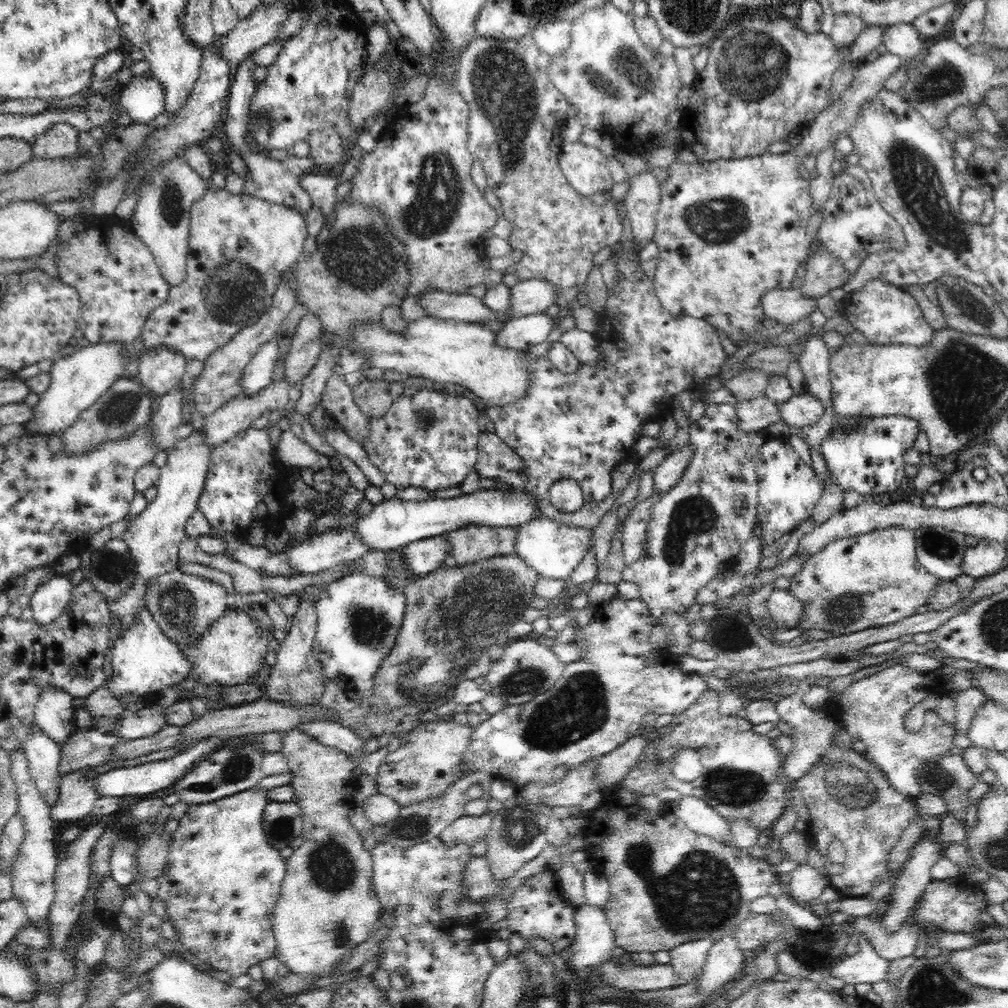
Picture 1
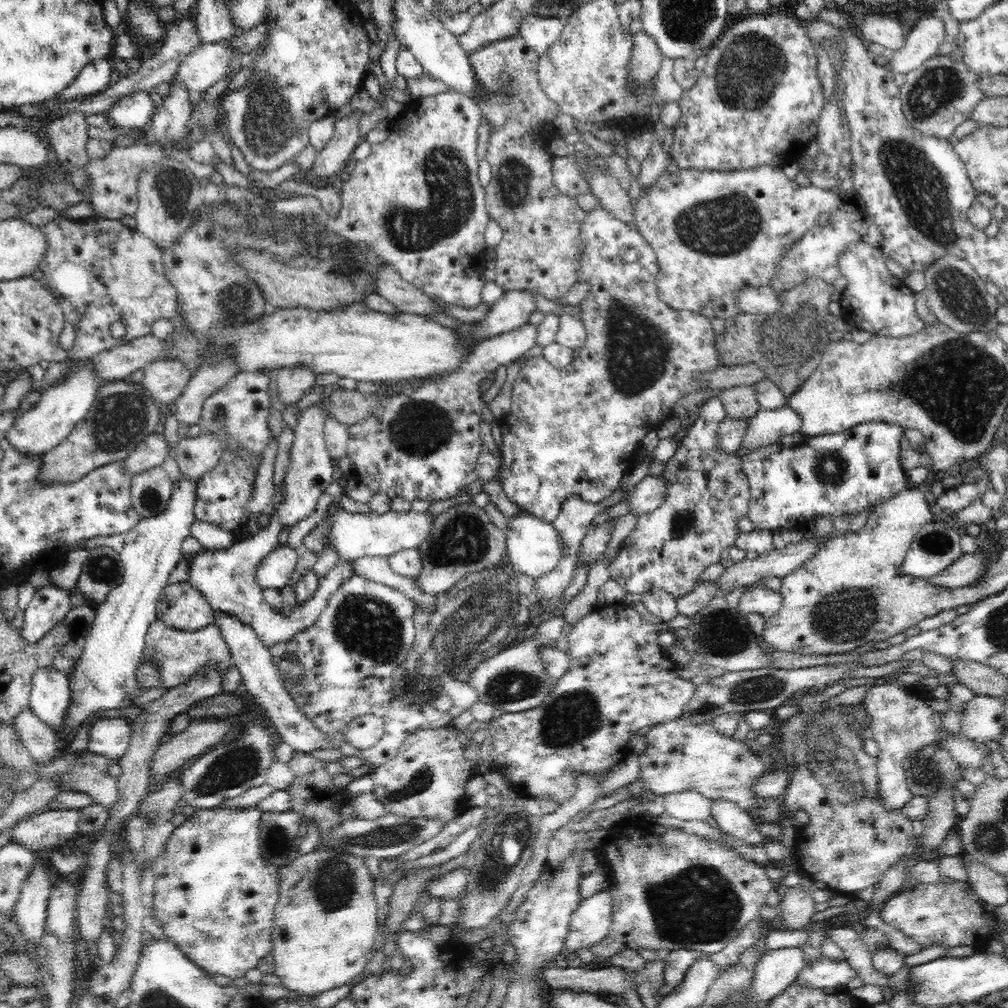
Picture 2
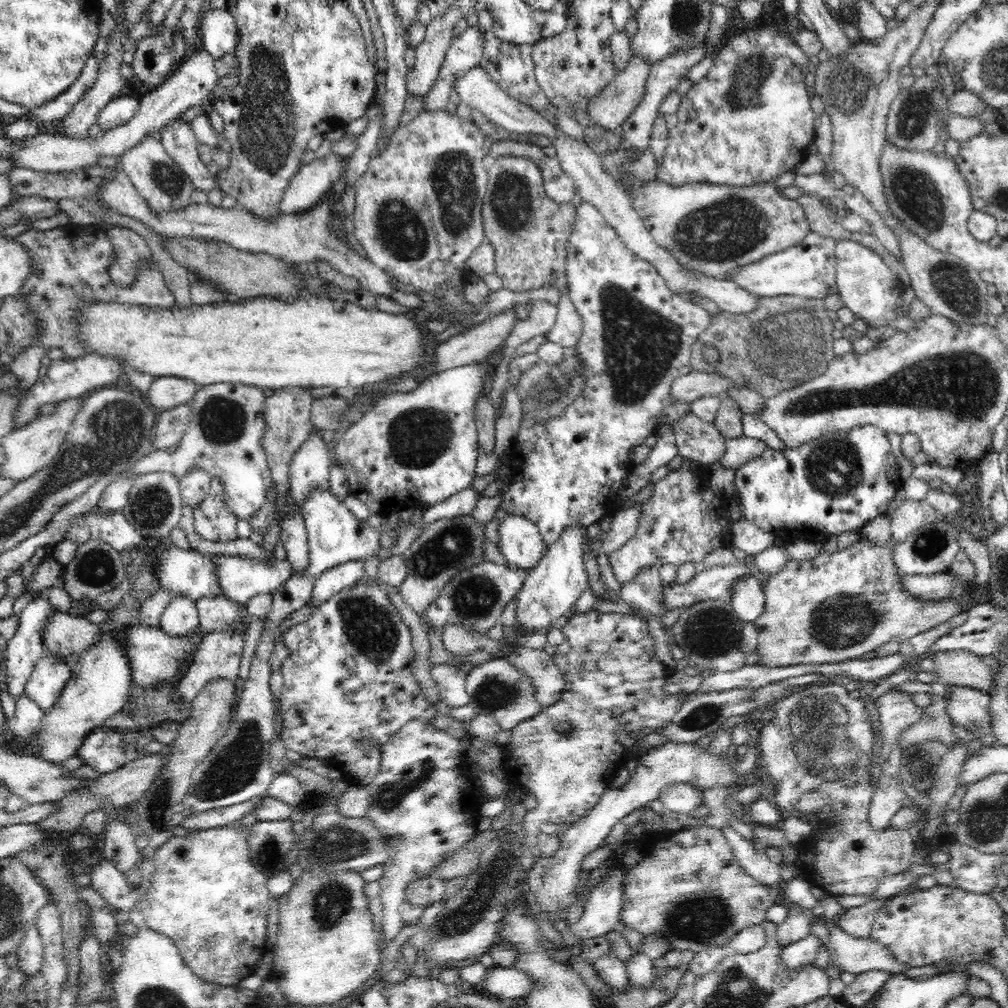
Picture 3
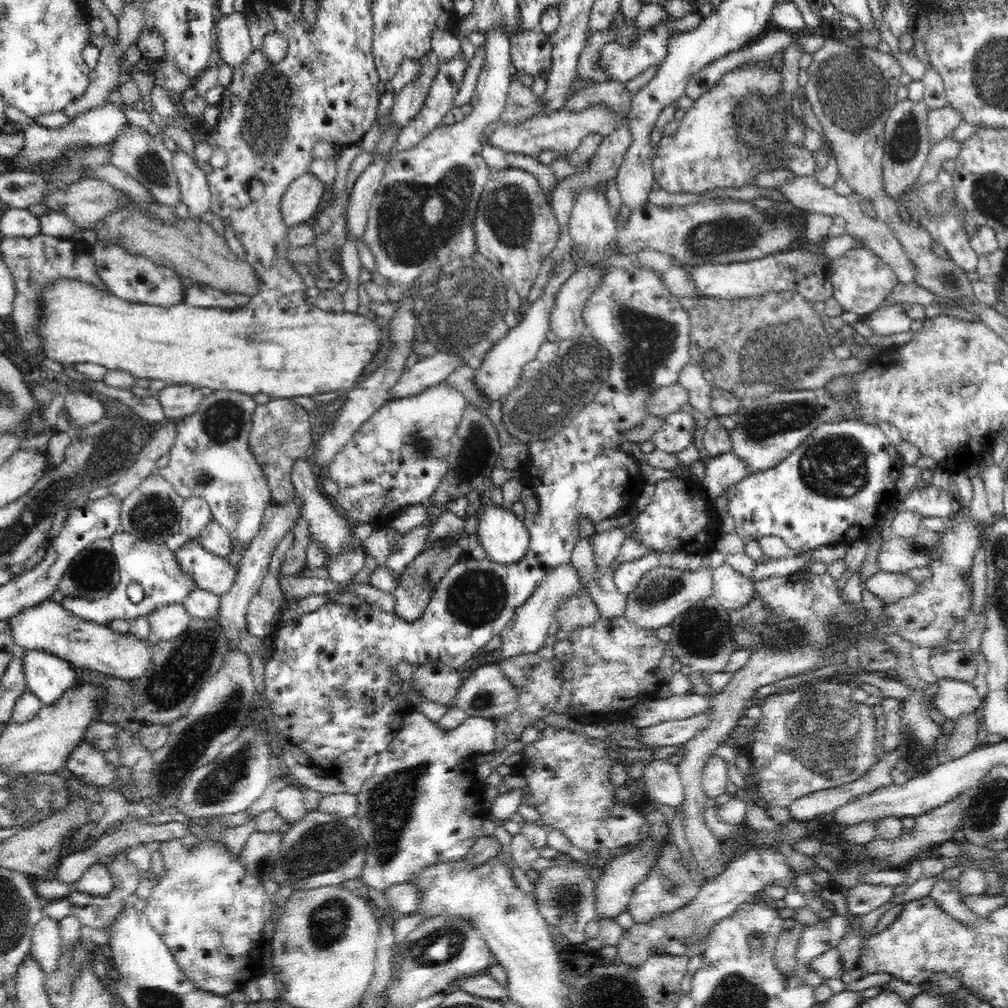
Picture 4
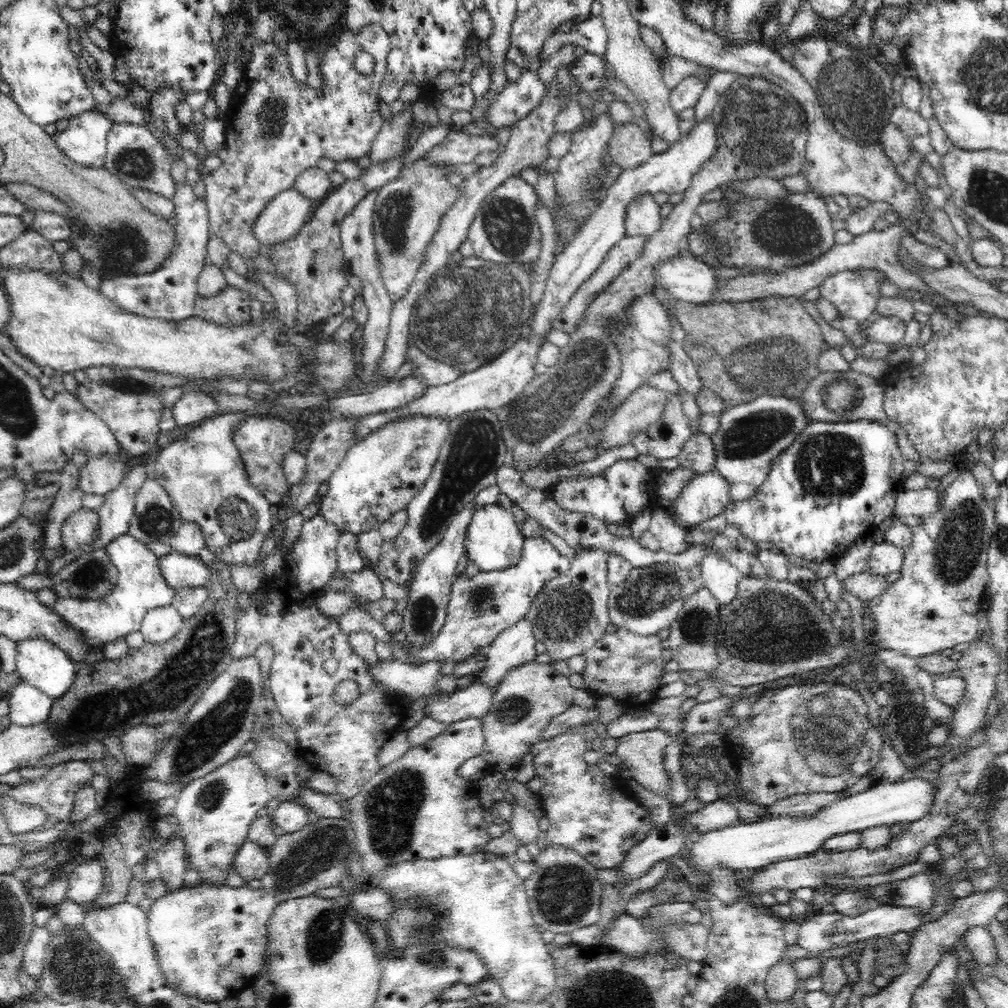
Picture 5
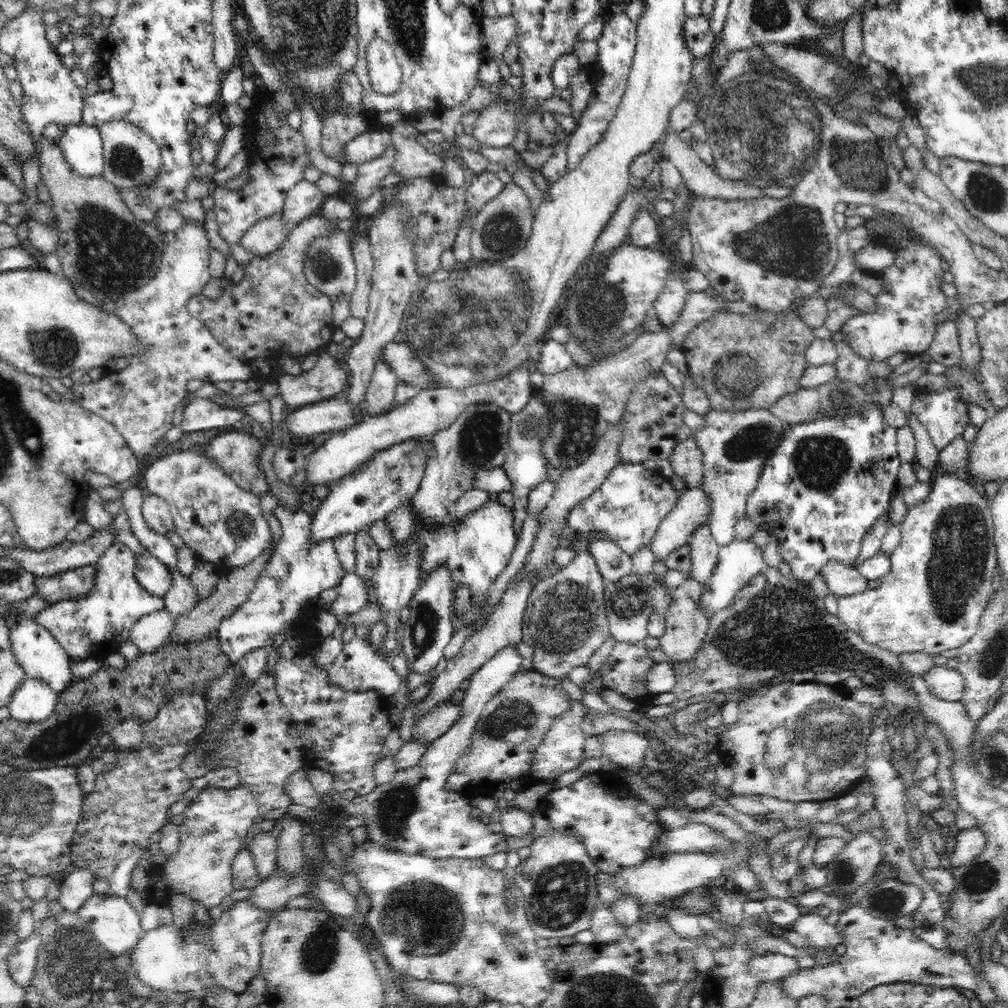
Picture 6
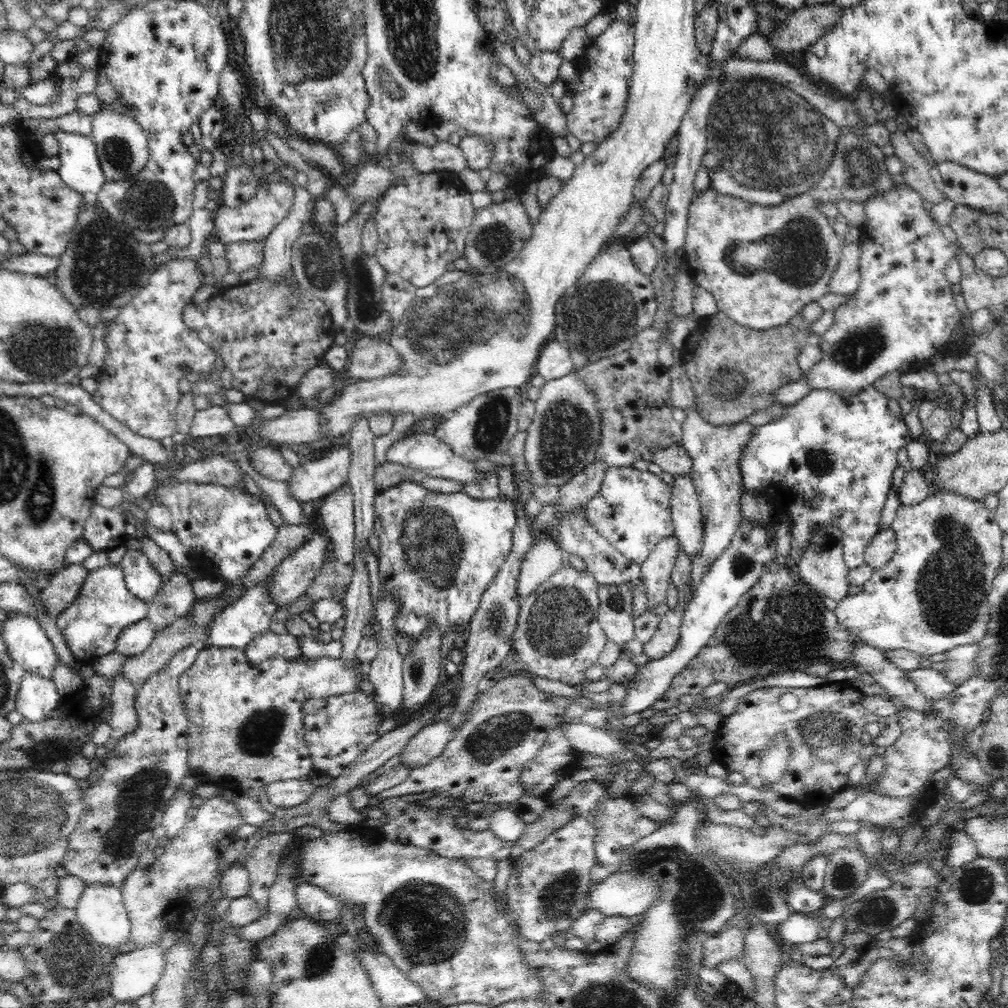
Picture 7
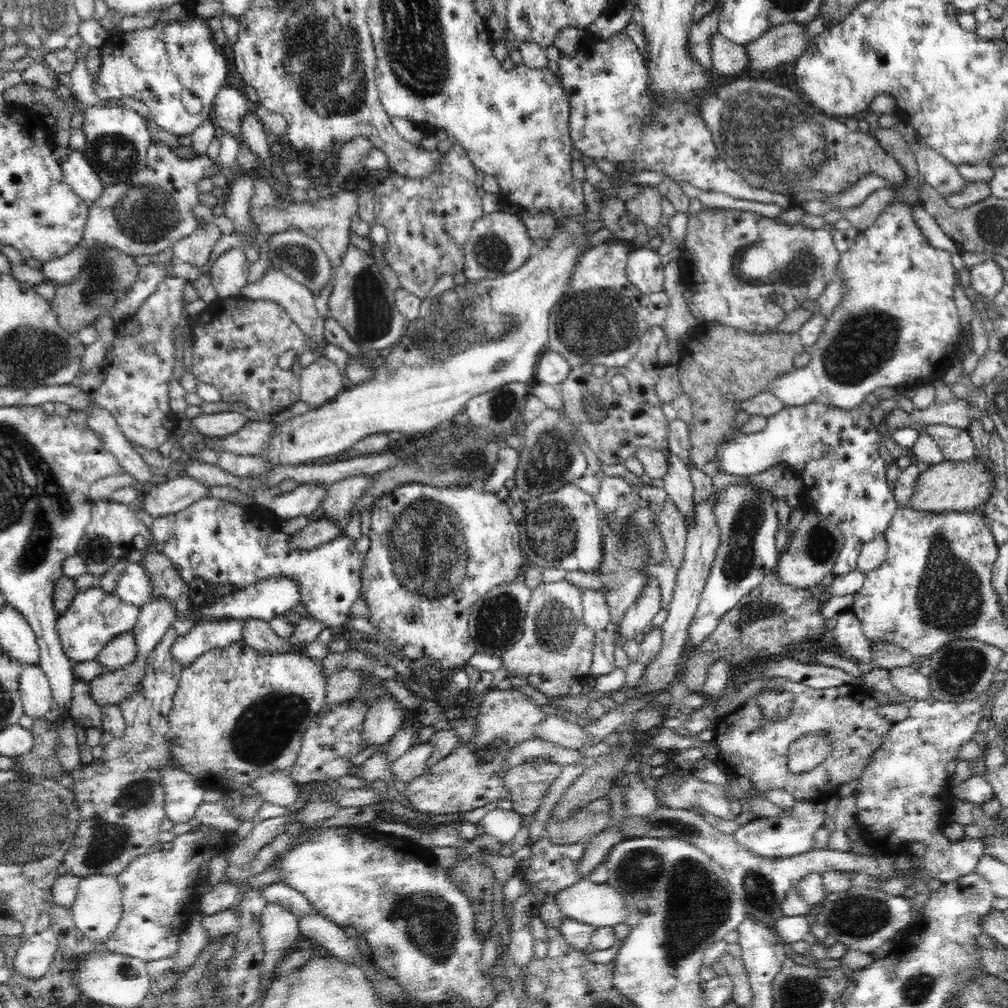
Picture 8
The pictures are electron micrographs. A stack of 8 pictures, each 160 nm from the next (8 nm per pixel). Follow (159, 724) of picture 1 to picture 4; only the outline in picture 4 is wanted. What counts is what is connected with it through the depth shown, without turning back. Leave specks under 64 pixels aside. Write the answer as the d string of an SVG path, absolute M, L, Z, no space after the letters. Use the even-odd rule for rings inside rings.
M85 740L73 749L63 771L66 774L72 773L83 783L99 787L110 785L121 772L121 769L114 767L114 763L106 761L104 752Z

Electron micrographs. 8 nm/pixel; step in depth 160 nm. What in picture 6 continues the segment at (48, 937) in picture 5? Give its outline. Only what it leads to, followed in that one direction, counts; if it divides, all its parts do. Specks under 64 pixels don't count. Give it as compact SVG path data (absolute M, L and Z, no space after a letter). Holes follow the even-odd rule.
M32 931L26 940L19 942L19 946L8 958L8 973L12 975L18 986L29 991L42 942L40 932Z

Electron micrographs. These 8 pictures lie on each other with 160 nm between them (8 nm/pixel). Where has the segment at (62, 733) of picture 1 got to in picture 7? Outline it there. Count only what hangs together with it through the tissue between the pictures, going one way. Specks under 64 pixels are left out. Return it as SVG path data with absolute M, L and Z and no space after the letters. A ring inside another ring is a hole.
M9 614L2 622L2 638L14 662L27 673L52 678L58 653L41 624L27 614Z

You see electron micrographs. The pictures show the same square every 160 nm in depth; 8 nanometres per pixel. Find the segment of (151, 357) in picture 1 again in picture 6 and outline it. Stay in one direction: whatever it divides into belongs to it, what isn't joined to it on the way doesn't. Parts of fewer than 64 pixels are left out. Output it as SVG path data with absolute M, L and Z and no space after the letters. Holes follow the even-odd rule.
M194 398L186 408L181 422L183 432L198 432L211 428L232 428L235 422L244 418L244 411L231 410L228 407L215 404L208 398Z

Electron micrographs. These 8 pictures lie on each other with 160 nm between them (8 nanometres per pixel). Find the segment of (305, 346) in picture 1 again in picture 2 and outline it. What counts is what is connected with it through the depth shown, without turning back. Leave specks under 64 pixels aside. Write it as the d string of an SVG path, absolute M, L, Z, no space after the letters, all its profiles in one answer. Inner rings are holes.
M302 365L278 370L277 384L281 411L303 400L306 391L314 386L315 376L310 368Z

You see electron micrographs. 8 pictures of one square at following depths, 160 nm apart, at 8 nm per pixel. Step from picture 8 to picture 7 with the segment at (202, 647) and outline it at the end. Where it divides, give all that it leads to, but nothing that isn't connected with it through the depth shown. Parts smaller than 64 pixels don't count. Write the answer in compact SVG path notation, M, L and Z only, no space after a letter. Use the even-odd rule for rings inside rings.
M258 583L254 587L246 589L238 600L234 600L232 605L224 608L212 619L210 630L208 630L208 643L216 648L245 651L248 643L256 634L270 630L270 622L280 608L281 606L277 606L276 601L272 601L268 597L268 583Z

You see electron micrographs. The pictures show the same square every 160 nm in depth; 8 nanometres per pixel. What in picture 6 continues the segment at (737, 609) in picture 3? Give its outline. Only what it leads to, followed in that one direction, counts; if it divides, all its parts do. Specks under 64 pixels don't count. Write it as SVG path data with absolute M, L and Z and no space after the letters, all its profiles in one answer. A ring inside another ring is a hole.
M702 523L694 532L692 532L689 541L691 553L691 571L692 577L700 584L706 586L712 570L718 564L718 543L714 540L708 523Z

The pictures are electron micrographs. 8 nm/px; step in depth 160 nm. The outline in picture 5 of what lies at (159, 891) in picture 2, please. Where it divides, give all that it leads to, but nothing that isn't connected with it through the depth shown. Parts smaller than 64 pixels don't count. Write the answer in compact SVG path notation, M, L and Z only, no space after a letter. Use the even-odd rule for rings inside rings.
M204 882L192 888L180 887L180 890L168 892L166 896L155 900L146 911L148 932L166 984L176 987L179 993L213 1003L236 997L243 989L251 987L264 964L269 944L268 921L278 905L273 894L262 888L254 890L244 885L234 889L228 884L209 886Z

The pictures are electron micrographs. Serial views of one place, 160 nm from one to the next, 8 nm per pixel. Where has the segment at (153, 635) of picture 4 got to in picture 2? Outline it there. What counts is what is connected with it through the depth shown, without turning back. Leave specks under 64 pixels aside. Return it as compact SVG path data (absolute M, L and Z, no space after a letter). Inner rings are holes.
M186 579L178 584L167 583L162 589L156 615L174 630L195 631L212 623L215 611L208 599Z

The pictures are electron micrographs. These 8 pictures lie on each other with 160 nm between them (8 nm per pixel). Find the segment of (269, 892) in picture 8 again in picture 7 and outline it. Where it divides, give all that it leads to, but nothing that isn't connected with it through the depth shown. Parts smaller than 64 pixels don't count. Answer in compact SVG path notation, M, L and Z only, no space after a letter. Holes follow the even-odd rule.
M300 882L296 888L296 902L304 917L315 921L334 920L340 915L338 899L327 894L326 890L306 882Z

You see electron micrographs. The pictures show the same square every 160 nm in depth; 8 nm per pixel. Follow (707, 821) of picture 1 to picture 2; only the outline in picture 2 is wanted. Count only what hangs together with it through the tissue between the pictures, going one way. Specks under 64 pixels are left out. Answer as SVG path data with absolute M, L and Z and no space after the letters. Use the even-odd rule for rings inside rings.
M699 792L668 794L663 800L670 817L685 821L706 821L712 817L712 801Z

